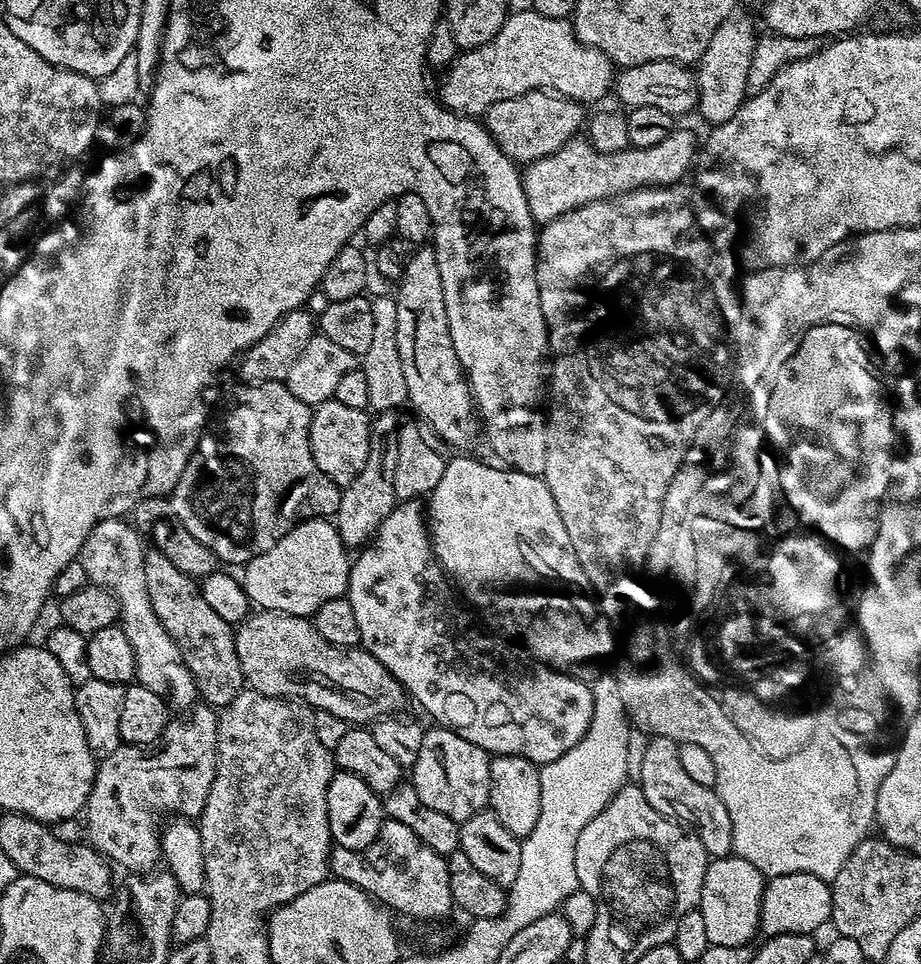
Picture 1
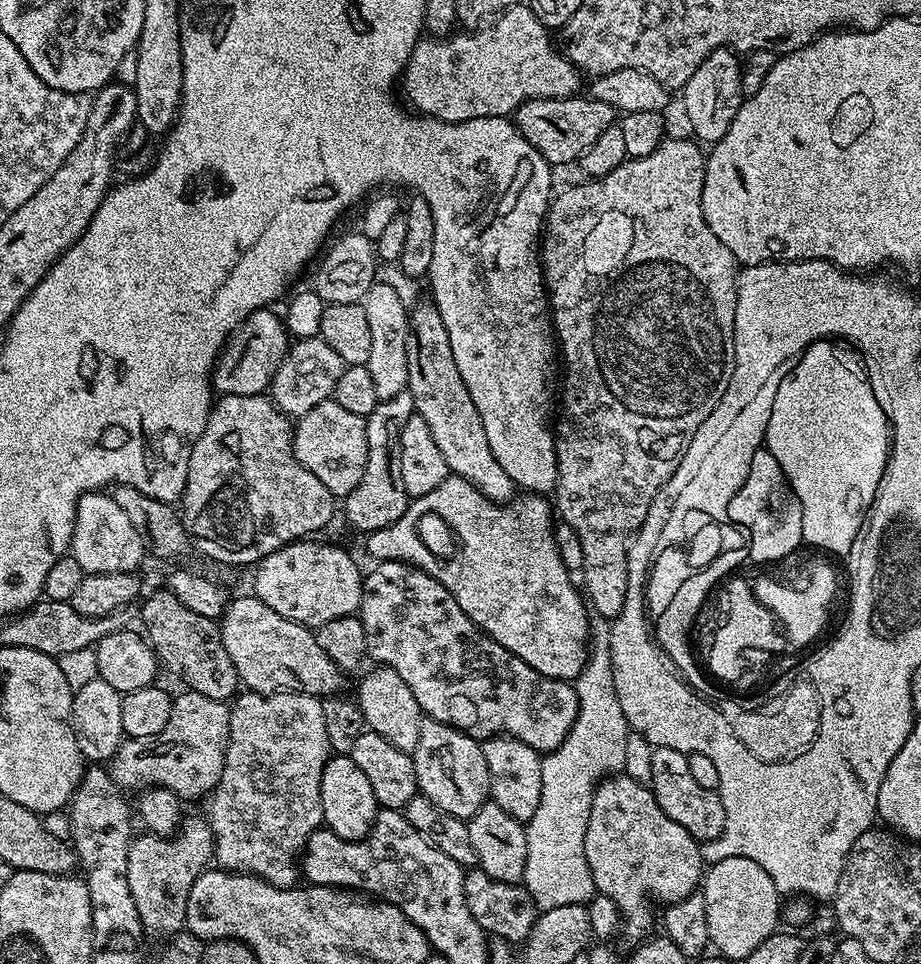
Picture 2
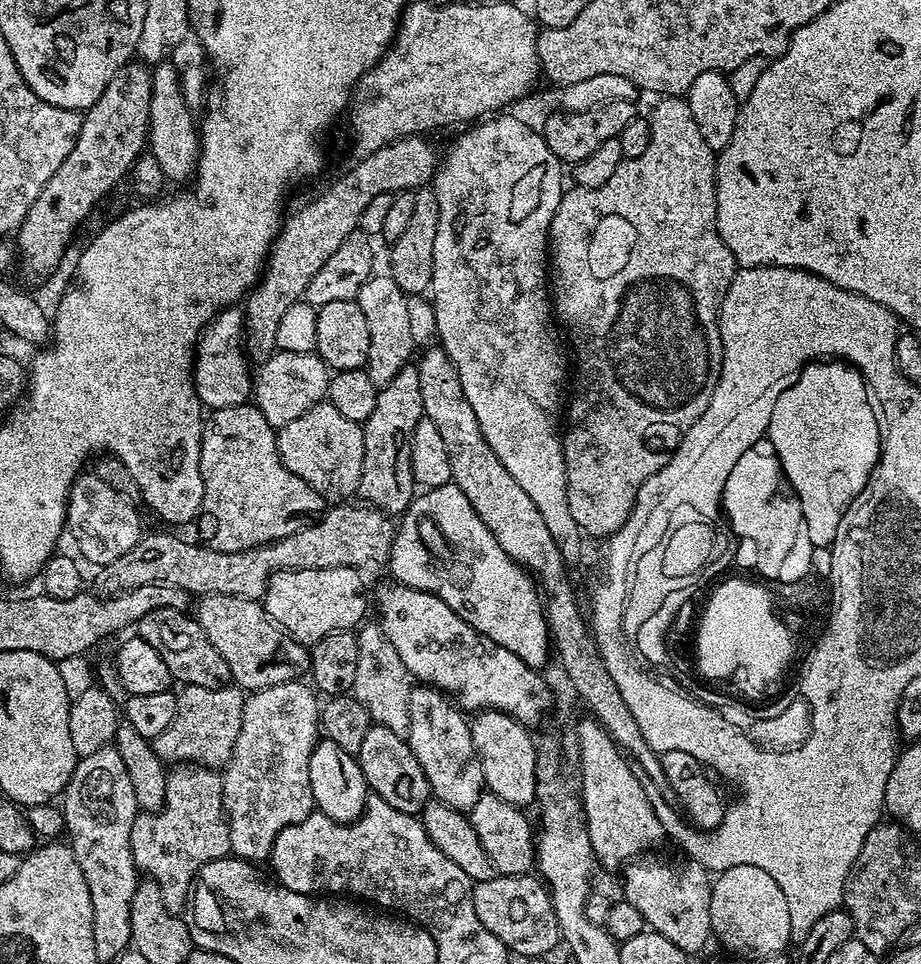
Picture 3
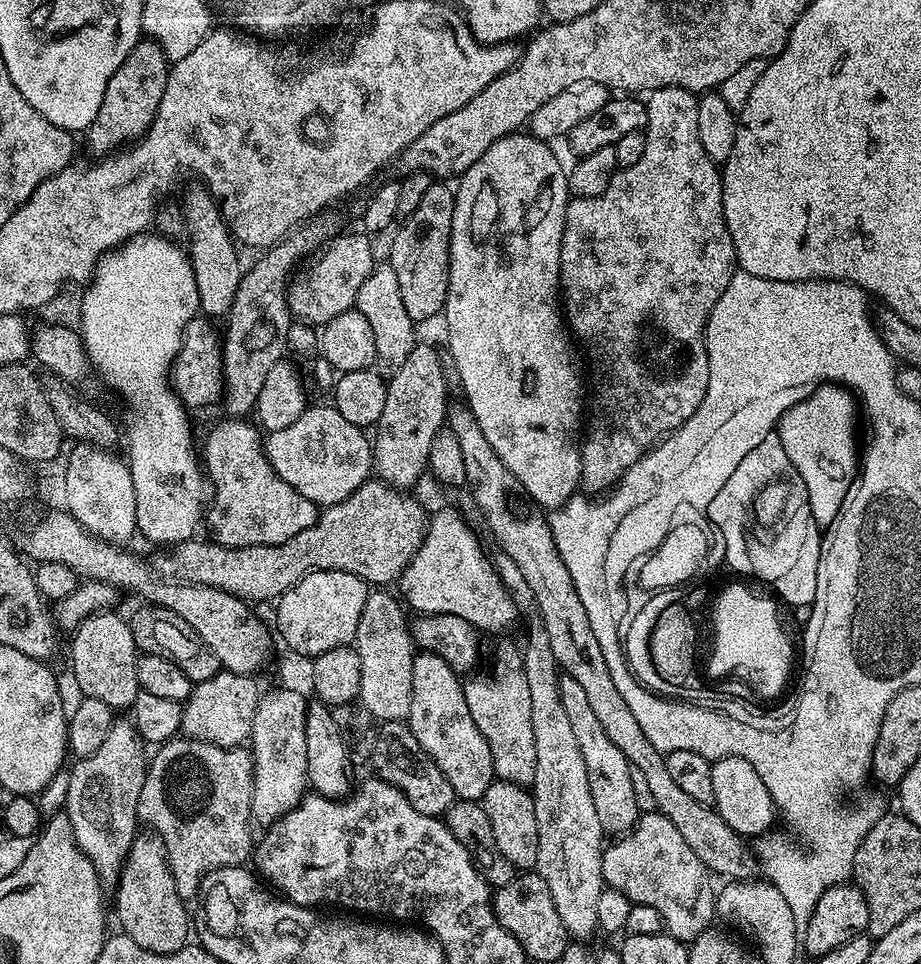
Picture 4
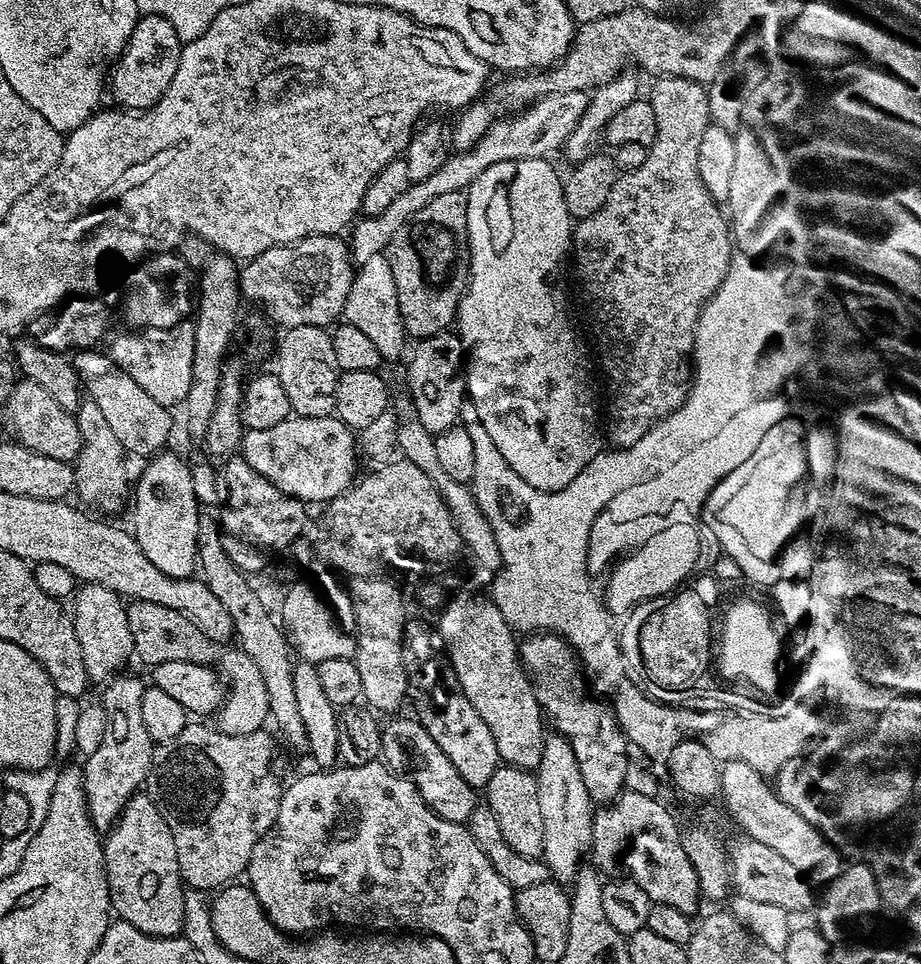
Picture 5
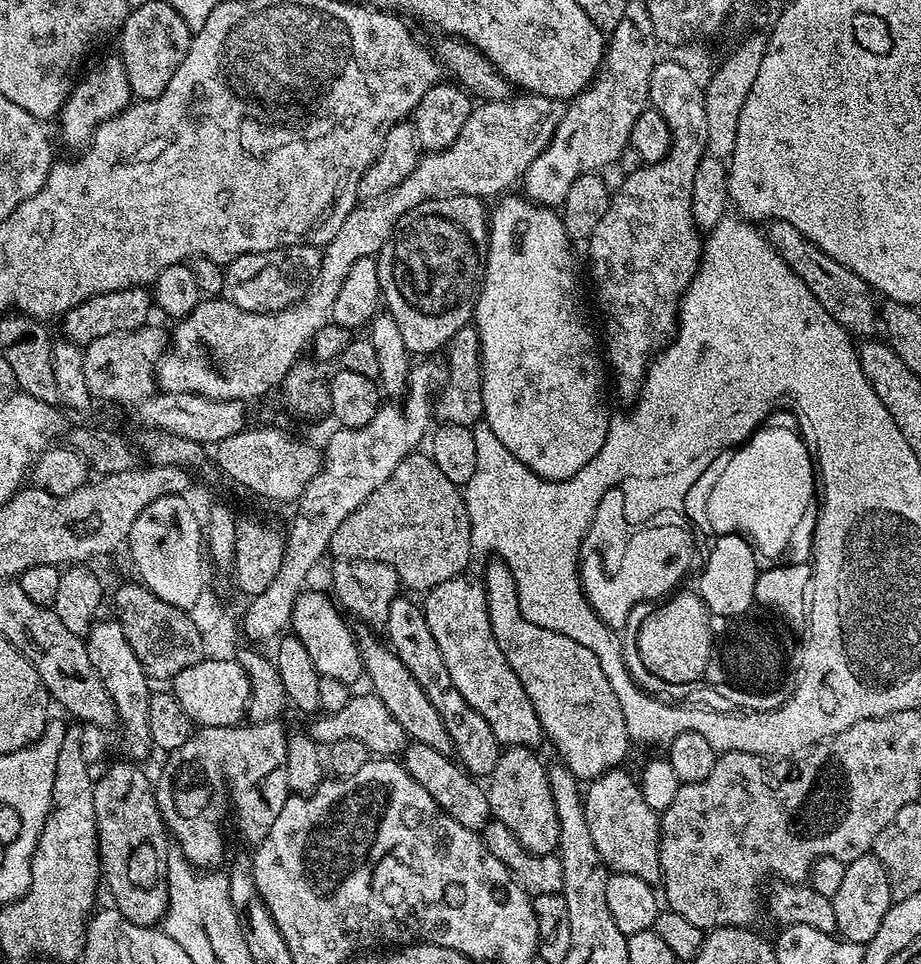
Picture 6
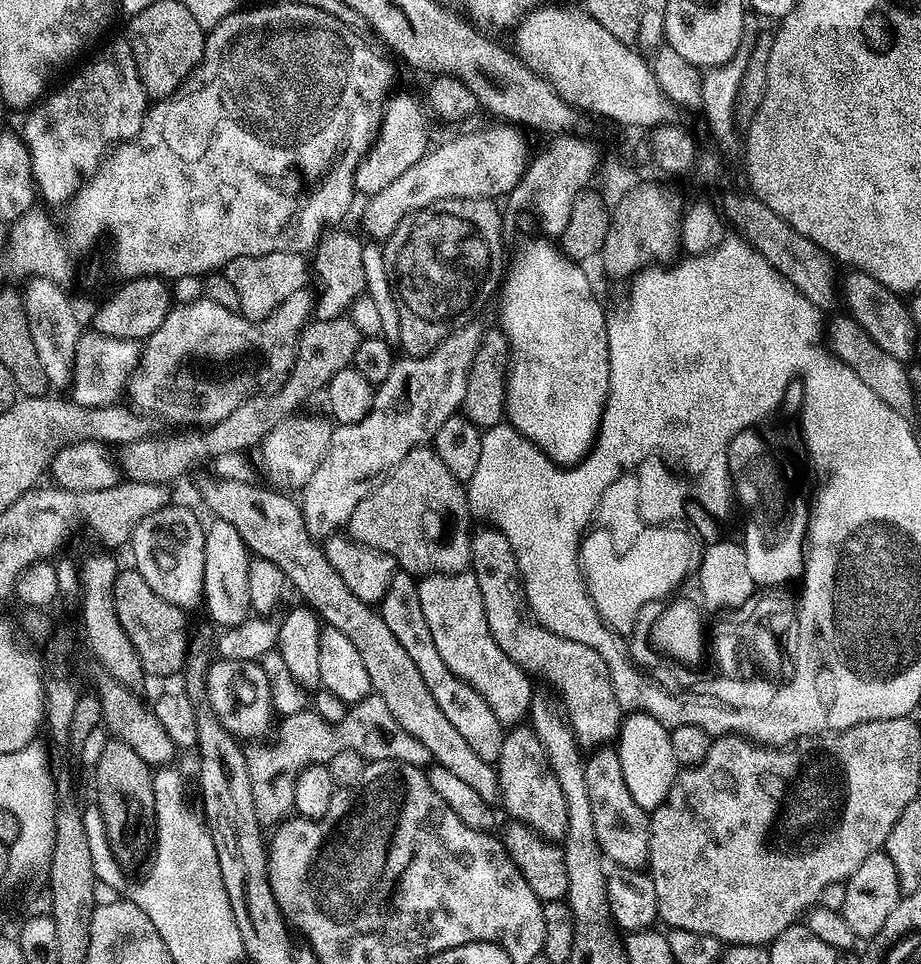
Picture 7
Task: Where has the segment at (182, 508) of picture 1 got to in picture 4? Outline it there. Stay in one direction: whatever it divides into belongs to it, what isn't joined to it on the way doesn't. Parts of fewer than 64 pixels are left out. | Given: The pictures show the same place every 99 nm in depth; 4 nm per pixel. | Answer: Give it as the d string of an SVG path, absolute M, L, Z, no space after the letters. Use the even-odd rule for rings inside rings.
M224 418L221 424L213 426L204 448L202 444L202 464L210 481L210 507L206 512L206 521L212 531L211 539L217 544L225 544L227 548L281 544L294 538L294 534L302 534L302 530L310 530L318 515L318 506L310 502L310 498L302 498L294 486L286 486L286 482L274 474L264 453L261 429L248 422L244 418Z

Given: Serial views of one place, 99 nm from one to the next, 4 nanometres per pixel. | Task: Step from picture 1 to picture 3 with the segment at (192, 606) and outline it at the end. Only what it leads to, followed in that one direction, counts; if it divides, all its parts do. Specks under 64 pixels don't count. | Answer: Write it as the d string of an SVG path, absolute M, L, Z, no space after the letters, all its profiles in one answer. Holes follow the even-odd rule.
M173 608L150 610L150 614L140 619L138 634L146 642L150 642L150 646L154 646L158 654L162 654L162 662L166 662L173 681L181 685L223 688L232 680L226 658L222 658L222 654L214 650L210 638L206 638L204 627L188 612L179 612Z

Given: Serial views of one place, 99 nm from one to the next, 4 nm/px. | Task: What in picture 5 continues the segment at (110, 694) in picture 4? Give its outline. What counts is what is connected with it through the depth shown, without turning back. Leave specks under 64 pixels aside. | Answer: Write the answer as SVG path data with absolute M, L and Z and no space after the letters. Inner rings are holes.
M83 583L72 598L74 606L70 608L70 619L82 648L83 666L89 681L106 682L117 675L121 668L135 653L133 635L130 634L128 611L123 597L104 586Z

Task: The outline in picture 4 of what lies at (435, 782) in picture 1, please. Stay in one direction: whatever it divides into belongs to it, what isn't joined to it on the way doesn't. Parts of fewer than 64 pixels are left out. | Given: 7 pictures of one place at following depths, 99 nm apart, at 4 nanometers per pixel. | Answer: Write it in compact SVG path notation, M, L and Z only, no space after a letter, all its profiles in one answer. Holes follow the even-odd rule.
M417 651L412 657L412 697L406 723L414 738L418 738L422 750L426 750L438 770L446 774L446 782L450 782L456 797L483 801L494 779L490 746L486 738L482 738L482 730L474 726L474 718L470 718L464 684L456 675L457 669L449 666L438 654Z

